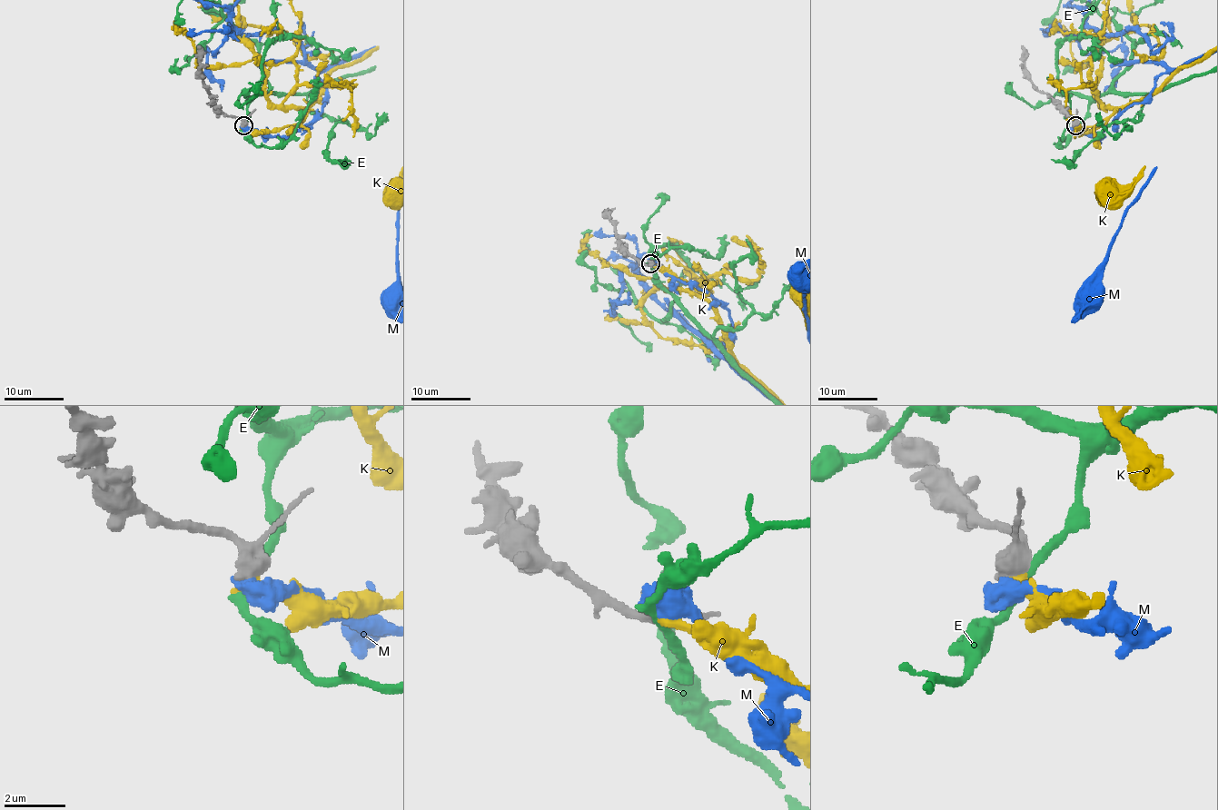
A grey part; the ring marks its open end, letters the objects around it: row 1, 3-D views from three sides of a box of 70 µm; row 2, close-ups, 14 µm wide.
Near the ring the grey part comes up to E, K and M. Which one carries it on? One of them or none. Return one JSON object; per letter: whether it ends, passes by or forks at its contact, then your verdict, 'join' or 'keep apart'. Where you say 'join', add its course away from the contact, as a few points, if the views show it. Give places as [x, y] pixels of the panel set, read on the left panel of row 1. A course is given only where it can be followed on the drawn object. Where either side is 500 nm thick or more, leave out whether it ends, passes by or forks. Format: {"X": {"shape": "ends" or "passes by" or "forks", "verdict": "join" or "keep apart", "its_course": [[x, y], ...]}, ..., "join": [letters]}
{"E": {"verdict": "keep apart"}, "K": {"verdict": "join"}, "M": {"verdict": "keep apart"}, "join": ["K"]}

